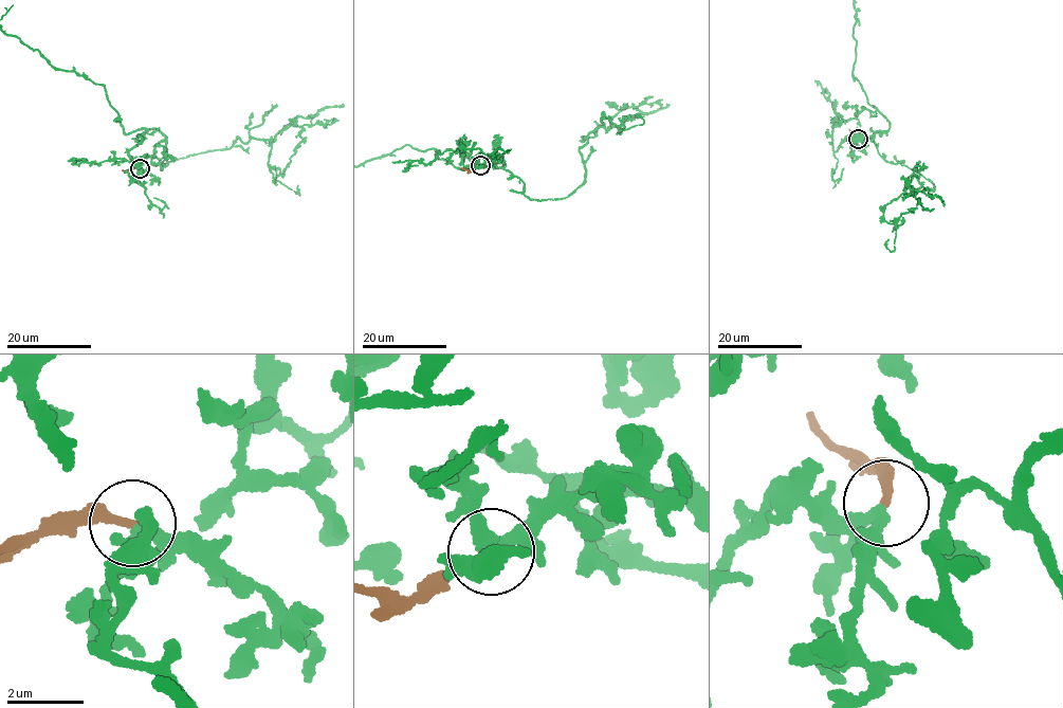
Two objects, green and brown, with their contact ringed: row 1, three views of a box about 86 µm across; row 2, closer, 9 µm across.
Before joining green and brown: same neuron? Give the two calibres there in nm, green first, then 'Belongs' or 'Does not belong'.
Thickness 300 nm (green) against 220 nm. Belongs

